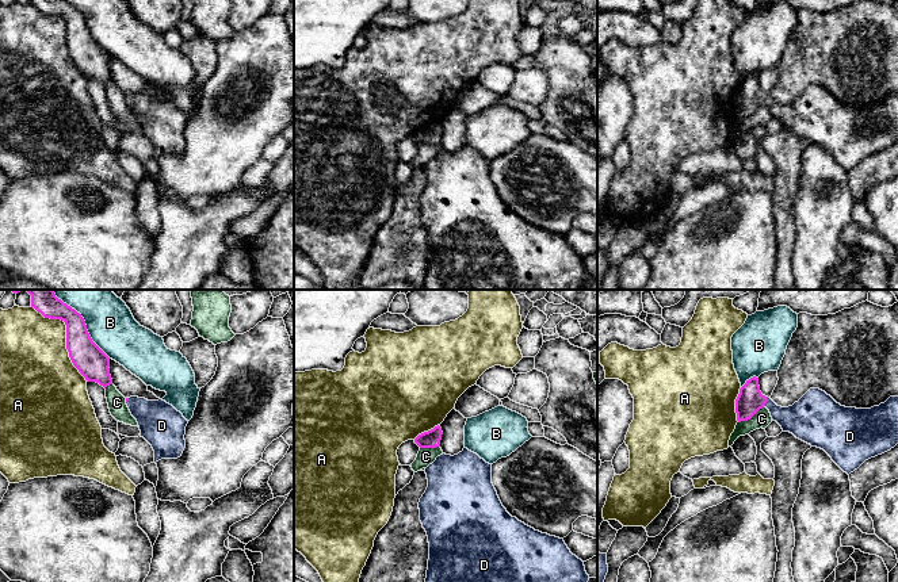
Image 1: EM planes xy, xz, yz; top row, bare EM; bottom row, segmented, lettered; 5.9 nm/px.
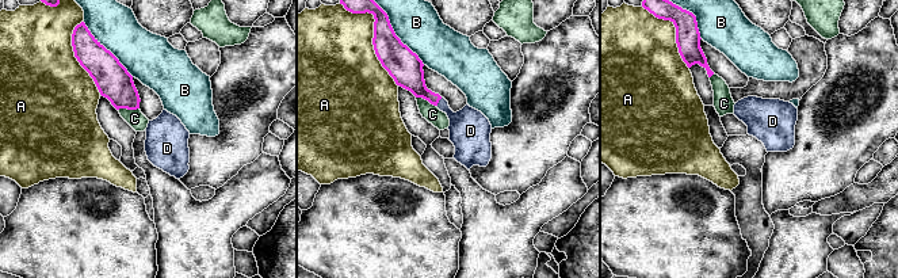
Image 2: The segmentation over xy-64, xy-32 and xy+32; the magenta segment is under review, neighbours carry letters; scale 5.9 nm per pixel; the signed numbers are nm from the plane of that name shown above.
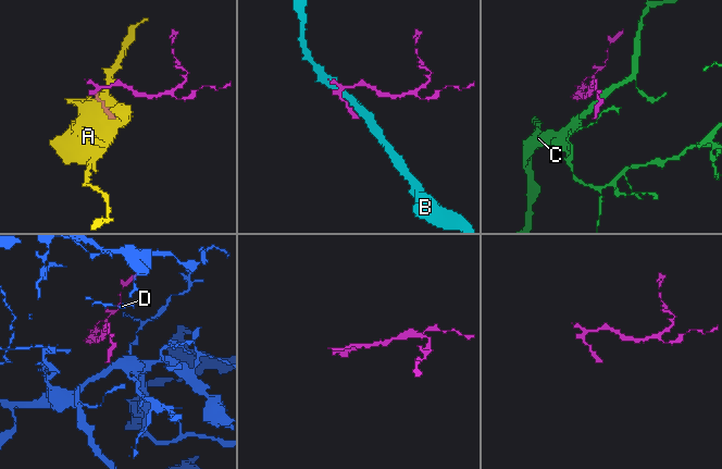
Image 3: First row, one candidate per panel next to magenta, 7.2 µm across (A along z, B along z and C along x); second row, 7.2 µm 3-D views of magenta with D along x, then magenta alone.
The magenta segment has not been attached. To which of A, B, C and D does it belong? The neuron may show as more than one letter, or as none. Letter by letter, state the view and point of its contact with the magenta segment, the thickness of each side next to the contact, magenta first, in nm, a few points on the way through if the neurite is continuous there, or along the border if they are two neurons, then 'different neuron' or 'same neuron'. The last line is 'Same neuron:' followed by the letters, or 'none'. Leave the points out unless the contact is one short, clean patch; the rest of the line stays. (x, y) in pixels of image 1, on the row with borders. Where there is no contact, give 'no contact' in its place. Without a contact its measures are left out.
A: xy (67, 334) | 190/420 nm | different neuron
B: xy (84, 321) | 190/280 nm | different neuron
C: yz (751, 417) | 160/100 nm | along yz (763, 406), (749, 418), (738, 422) | different neuron
D: yz (765, 402) | 160/220 nm | across yz (749, 401), (765, 402), (782, 416), (803, 418) | same neuron
Same neuron: D

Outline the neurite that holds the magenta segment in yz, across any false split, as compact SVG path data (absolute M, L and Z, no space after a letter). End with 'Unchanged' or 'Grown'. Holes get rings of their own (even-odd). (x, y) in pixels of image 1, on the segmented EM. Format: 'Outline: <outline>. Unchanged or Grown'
Outline: M753 376L735 399L737 421L750 420L767 407L783 432L824 449L848 475L865 460L898 444L898 397L871 409L845 407L819 388L810 388L792 406L777 406L760 391Z. Grown

